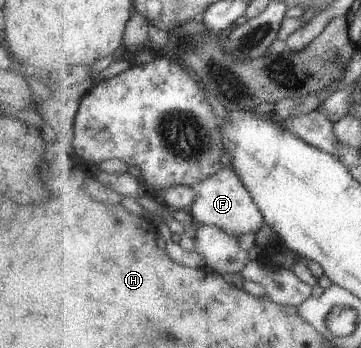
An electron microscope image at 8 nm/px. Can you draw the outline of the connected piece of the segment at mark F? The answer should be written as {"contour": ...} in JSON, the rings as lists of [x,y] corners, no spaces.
{"contour":[[[231,166],[219,169],[197,186],[197,200],[192,204],[190,214],[203,225],[221,227],[236,237],[243,236],[247,232],[257,234],[266,223],[266,218],[242,178],[230,169]]]}

